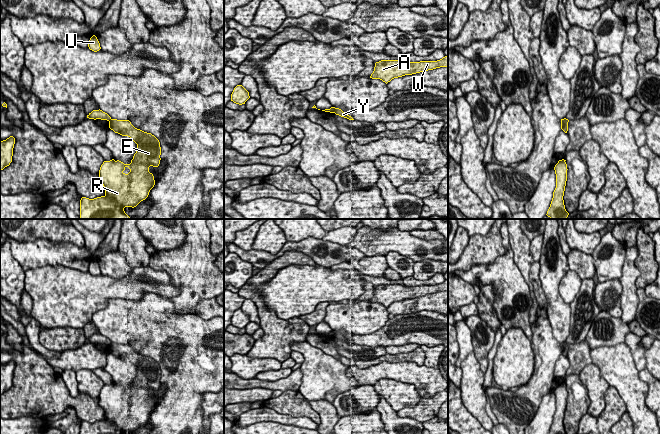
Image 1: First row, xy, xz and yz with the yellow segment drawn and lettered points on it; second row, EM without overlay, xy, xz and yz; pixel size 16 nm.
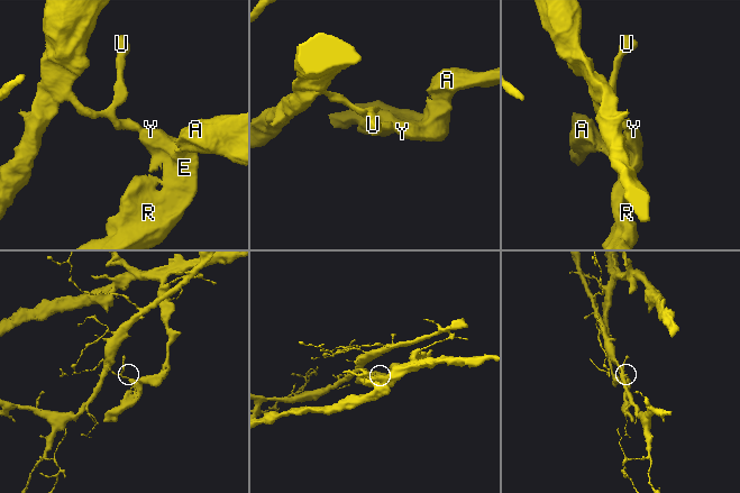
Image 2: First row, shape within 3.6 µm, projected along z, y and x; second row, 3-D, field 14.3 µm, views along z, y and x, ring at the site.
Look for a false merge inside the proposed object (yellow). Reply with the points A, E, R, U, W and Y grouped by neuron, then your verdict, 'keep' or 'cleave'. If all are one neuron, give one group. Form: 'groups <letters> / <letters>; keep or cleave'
groups A E R W Y / U; cleave

